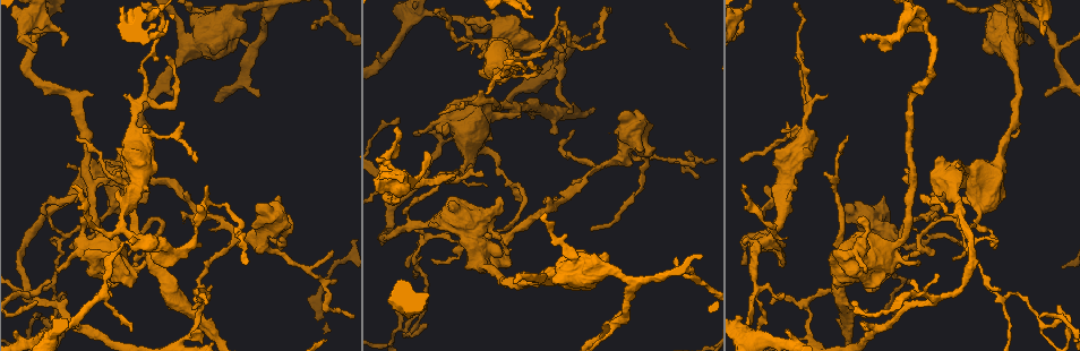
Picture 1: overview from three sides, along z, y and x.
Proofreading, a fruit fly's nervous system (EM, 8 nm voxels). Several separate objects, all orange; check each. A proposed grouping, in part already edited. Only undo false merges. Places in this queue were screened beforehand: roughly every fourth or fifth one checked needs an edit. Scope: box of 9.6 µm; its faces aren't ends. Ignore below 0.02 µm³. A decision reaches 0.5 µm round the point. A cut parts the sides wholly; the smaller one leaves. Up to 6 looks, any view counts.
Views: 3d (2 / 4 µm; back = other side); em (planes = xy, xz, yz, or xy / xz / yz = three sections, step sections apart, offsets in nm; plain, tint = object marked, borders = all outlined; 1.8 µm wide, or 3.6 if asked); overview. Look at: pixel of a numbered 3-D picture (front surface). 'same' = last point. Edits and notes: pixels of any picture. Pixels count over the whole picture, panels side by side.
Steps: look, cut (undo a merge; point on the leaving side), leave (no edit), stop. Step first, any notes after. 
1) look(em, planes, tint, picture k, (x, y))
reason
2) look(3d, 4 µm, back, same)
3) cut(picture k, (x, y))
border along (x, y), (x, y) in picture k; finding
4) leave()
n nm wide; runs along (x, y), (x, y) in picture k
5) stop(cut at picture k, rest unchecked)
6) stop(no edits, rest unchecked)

look(em, planes, tint, picture 1, (1063, 316))
sharp bend

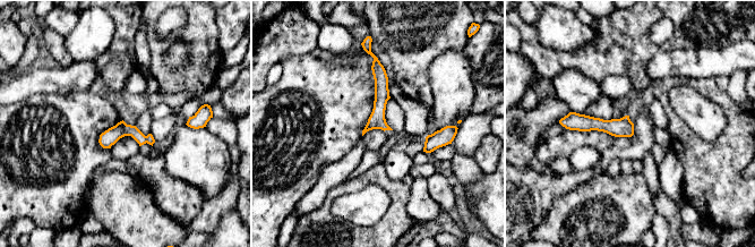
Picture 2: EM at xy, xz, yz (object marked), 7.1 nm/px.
cut(picture 2, (112, 135))
border along (145, 136), (147, 142) in picture 2; a second neuron is stuck on

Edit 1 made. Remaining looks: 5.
look(em, planes, tint, picture 1, (978, 218))
a narrow waist

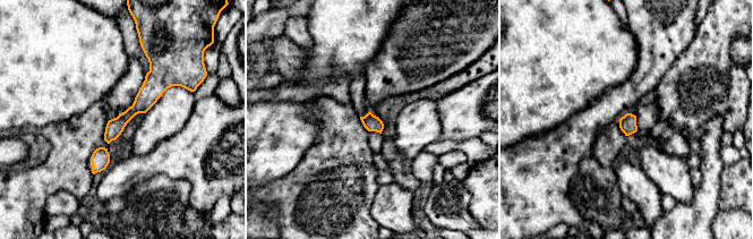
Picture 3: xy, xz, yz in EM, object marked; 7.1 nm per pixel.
leave()
120 nm wide; runs along (154, 63), (153, 88), (108, 138) in picture 3; continuous, no second neuron

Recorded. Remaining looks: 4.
look(em, planes, tint, picture 1, (148, 260))
side arm on a straight run

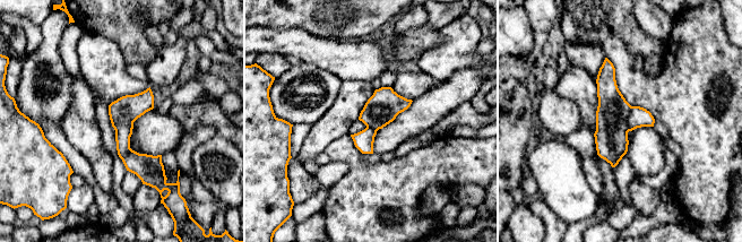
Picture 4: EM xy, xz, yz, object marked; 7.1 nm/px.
cut(picture 4, (611, 137))
border along (631, 106), (628, 113), (629, 130) in picture 4; a second neuron is stuck on

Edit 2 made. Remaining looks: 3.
stop(cut at picture 2, cut at picture 4, rest unchecked)

